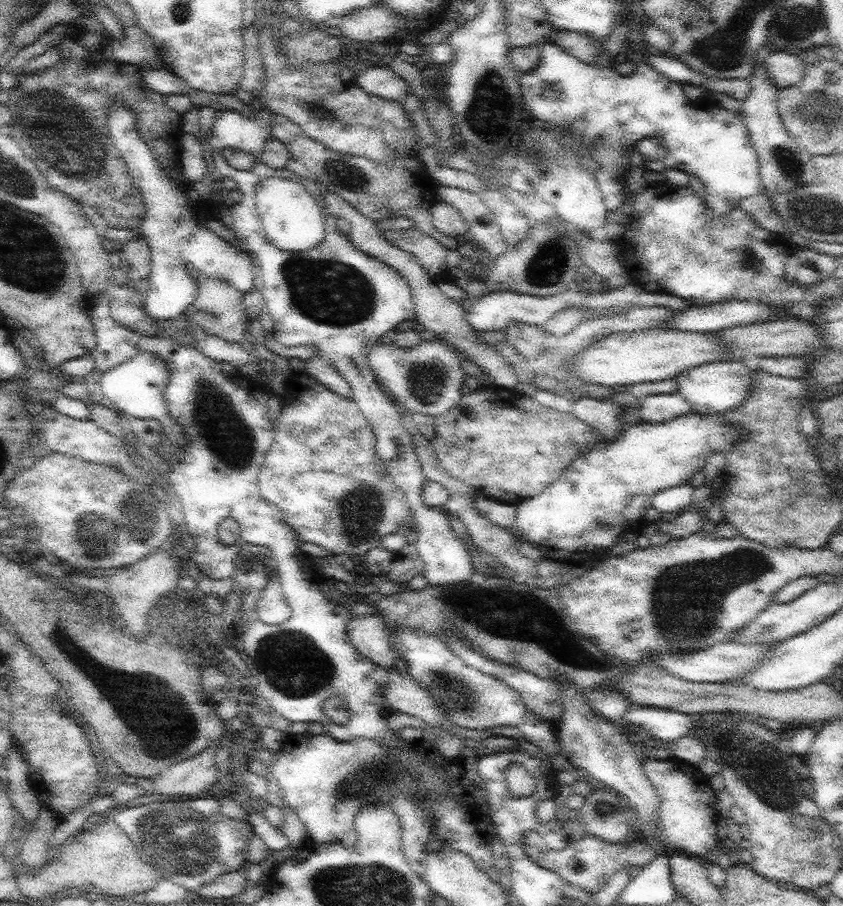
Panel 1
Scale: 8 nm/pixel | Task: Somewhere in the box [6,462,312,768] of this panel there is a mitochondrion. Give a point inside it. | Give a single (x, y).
(133, 516)

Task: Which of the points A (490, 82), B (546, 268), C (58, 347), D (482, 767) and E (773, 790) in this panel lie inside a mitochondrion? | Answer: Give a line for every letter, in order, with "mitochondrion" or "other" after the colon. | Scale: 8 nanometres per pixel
A: mitochondrion
B: mitochondrion
C: other
D: other
E: mitochondrion

